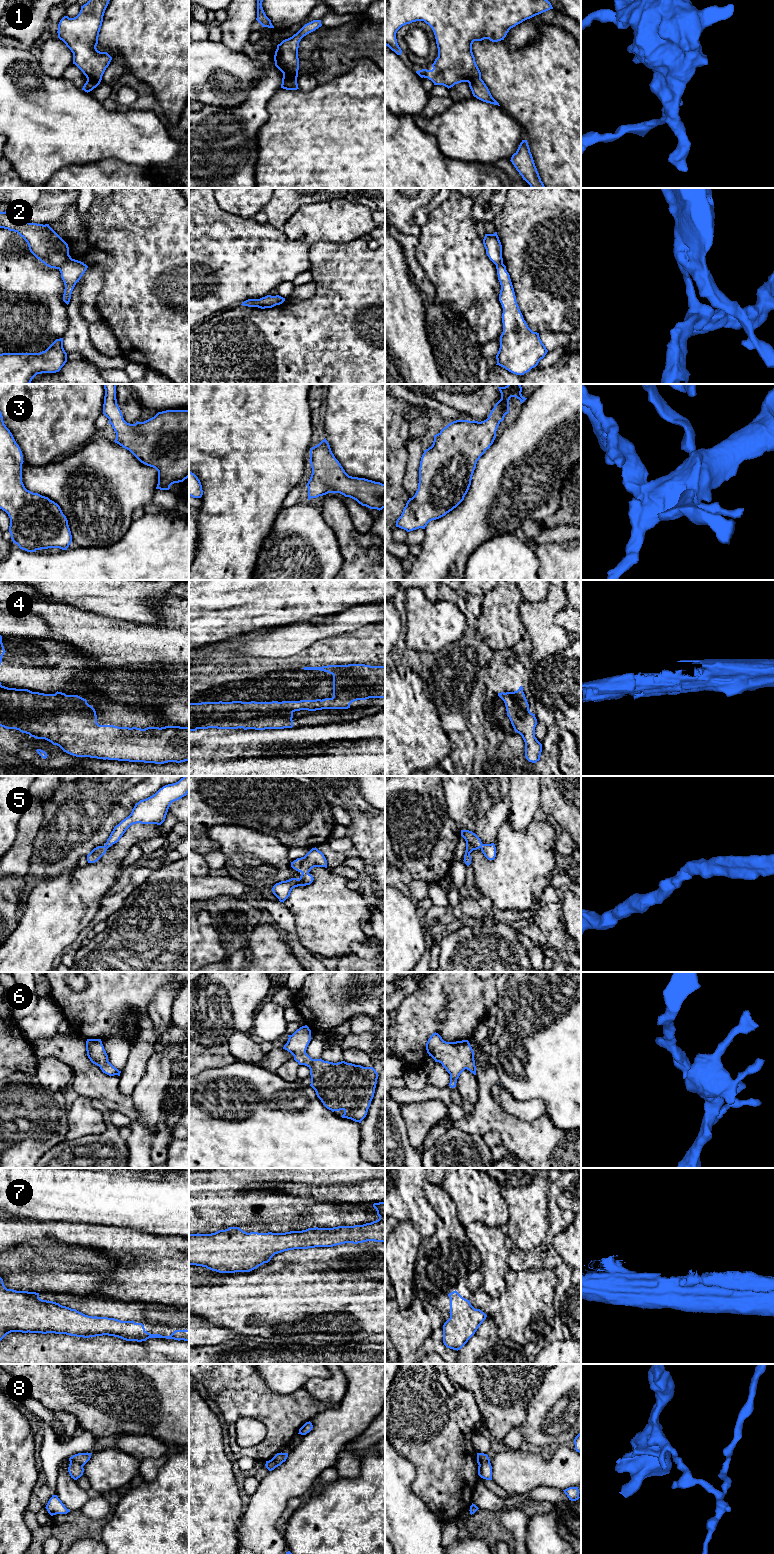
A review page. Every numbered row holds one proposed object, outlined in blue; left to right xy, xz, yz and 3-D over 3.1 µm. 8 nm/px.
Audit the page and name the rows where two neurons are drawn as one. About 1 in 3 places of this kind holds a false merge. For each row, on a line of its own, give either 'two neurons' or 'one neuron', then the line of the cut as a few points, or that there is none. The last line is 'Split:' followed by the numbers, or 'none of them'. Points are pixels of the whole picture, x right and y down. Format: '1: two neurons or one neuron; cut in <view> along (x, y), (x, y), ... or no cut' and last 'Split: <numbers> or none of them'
1: two neurons; cut in xy along (87, 78), (100, 81)
2: two neurons; cut in xy along (71, 258), (58, 268)
3: one neuron; no cut
4: one neuron; no cut
5: one neuron; no cut
6: one neuron; no cut
7: one neuron; no cut
8: two neurons; cut in xy along (70, 1461), (76, 1461), (82, 1466)
Split: 1, 2, 8

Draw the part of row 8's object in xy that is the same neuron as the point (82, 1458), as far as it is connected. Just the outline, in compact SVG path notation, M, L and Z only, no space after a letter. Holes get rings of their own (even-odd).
M78 1453L69 1458L70 1462L77 1462L81 1466L84 1466L91 1458L92 1453Z

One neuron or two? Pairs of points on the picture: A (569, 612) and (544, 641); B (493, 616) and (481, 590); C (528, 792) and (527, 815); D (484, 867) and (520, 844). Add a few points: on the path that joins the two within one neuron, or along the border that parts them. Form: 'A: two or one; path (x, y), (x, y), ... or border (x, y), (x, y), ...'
A: two; border (567, 605), (555, 615), (555, 623), (568, 633)
B: two; border (490, 590), (482, 598)
C: one; path (527, 798), (527, 809)
D: one; path (493, 867), (497, 867), (511, 853)

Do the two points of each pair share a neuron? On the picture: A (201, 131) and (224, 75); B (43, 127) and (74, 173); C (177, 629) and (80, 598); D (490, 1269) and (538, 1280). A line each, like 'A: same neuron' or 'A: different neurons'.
A: different neurons
B: different neurons
C: different neurons
D: different neurons

